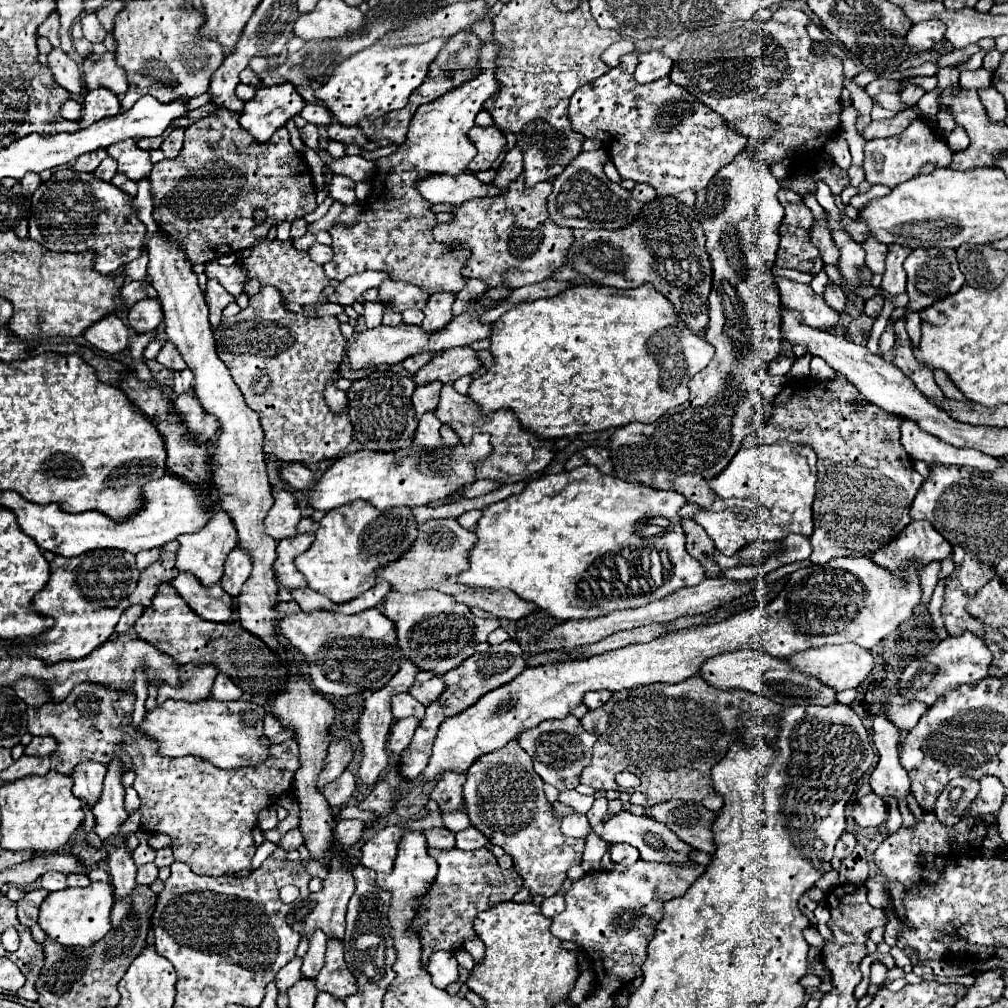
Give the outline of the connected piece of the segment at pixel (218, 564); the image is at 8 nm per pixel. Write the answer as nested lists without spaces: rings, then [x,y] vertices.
[[[217,510],[213,514],[213,518],[209,518],[205,528],[201,528],[193,534],[183,534],[181,538],[177,538],[177,542],[179,542],[179,550],[177,550],[175,568],[179,572],[193,574],[203,586],[213,586],[221,580],[223,564],[225,564],[229,552],[237,546],[239,538],[237,538],[237,530],[233,526],[233,522],[229,520],[229,516],[223,510]]]

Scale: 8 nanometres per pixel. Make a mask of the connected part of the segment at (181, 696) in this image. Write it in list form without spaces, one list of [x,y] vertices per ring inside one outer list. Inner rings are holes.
[[[185,664],[181,666],[181,684],[179,688],[159,686],[157,702],[165,702],[169,698],[177,700],[203,700],[211,694],[211,686],[217,676],[217,666],[213,664]]]

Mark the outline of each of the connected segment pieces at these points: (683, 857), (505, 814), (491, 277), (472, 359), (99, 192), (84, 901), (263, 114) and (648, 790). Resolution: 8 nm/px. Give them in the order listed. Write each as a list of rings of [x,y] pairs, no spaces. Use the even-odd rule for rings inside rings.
[[[597,798],[595,800],[595,804],[593,804],[593,808],[589,810],[589,814],[587,814],[587,820],[589,820],[589,824],[591,824],[591,828],[605,840],[605,842],[613,842],[613,844],[617,844],[617,842],[627,842],[627,844],[631,844],[631,846],[635,846],[637,850],[639,850],[639,856],[641,856],[641,860],[645,860],[645,862],[669,862],[669,864],[683,864],[683,866],[687,866],[689,862],[691,862],[691,858],[689,858],[689,854],[693,852],[693,846],[689,846],[689,844],[685,844],[683,840],[679,840],[677,838],[677,834],[675,832],[671,832],[669,828],[665,828],[661,822],[657,822],[657,820],[653,820],[653,818],[647,818],[647,816],[633,816],[633,814],[629,814],[629,812],[619,812],[619,814],[615,814],[613,818],[609,818],[607,822],[603,822],[603,818],[605,818],[605,814],[607,814],[607,798]]]
[[[509,742],[505,750],[481,756],[469,770],[463,786],[465,810],[471,824],[501,846],[513,858],[513,870],[523,878],[523,886],[531,896],[553,896],[567,878],[567,868],[581,864],[583,838],[565,836],[559,826],[561,818],[547,802],[539,774],[533,770],[529,754]]]
[[[519,176],[519,178],[515,178],[513,182],[511,182],[511,186],[507,188],[507,192],[501,196],[501,198],[483,198],[483,200],[469,200],[469,202],[465,202],[465,204],[461,204],[457,210],[455,210],[455,220],[451,222],[451,224],[437,224],[435,228],[433,228],[433,236],[439,240],[439,242],[443,242],[443,244],[447,244],[447,246],[455,246],[455,248],[459,248],[459,246],[465,246],[465,248],[471,248],[471,260],[467,262],[467,266],[463,268],[463,274],[465,274],[465,278],[479,278],[479,280],[483,280],[489,288],[499,288],[499,286],[505,286],[505,288],[521,288],[521,286],[527,286],[527,284],[537,284],[537,282],[543,282],[543,280],[547,280],[557,268],[561,268],[565,262],[567,262],[567,252],[569,252],[569,246],[573,244],[573,230],[571,228],[561,228],[561,226],[557,226],[551,218],[549,218],[549,210],[547,210],[547,196],[551,194],[551,182],[553,182],[555,178],[551,178],[551,180],[545,180],[545,182],[539,182],[537,186],[525,186],[525,180],[523,180],[523,176]]]
[[[469,346],[445,350],[443,354],[437,354],[429,364],[425,364],[421,370],[413,374],[415,386],[429,384],[429,382],[455,382],[461,376],[471,376],[481,368],[479,358],[475,356],[475,350]]]
[[[71,168],[57,170],[43,182],[31,198],[29,238],[53,252],[95,250],[95,270],[111,274],[141,256],[145,226],[131,208],[131,198],[111,182],[101,182],[93,174],[77,174]]]
[[[93,882],[87,888],[65,888],[51,892],[39,908],[37,924],[61,946],[93,946],[111,930],[109,914],[113,900],[113,886],[103,882]]]
[[[289,82],[259,88],[253,100],[245,102],[245,108],[239,116],[241,128],[245,128],[255,142],[267,142],[275,130],[283,128],[289,118],[301,112],[305,100],[289,86]]]
[[[691,676],[677,684],[649,684],[631,690],[619,690],[605,706],[589,710],[581,718],[583,728],[597,736],[593,760],[583,770],[581,782],[591,784],[595,790],[621,790],[615,782],[615,776],[619,772],[631,772],[641,780],[635,790],[647,796],[649,808],[679,798],[699,802],[709,810],[719,812],[723,808],[723,798],[713,790],[713,764],[717,764],[727,754],[733,740],[747,742],[749,746],[767,746],[773,742],[779,734],[781,708],[781,704],[775,704],[769,698],[757,696],[753,692],[713,690],[713,686],[705,686],[705,680],[699,676]]]

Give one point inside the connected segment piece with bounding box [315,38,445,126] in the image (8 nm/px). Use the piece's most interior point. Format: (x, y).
(377, 80)

